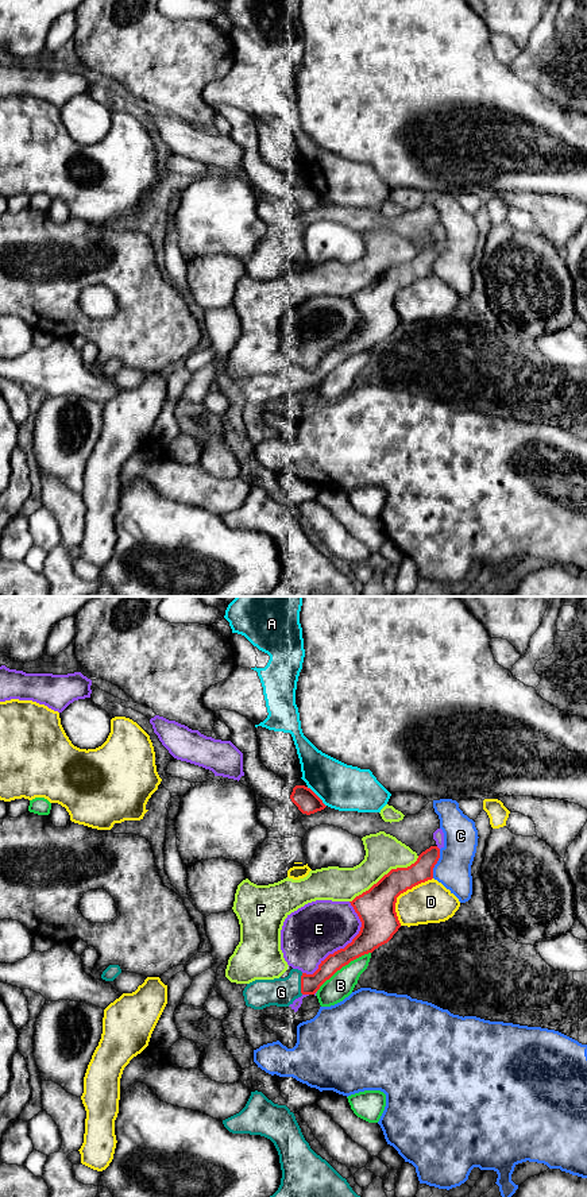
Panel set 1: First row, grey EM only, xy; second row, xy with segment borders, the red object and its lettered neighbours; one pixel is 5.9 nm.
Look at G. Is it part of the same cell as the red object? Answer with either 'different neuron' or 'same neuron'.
same neuron

